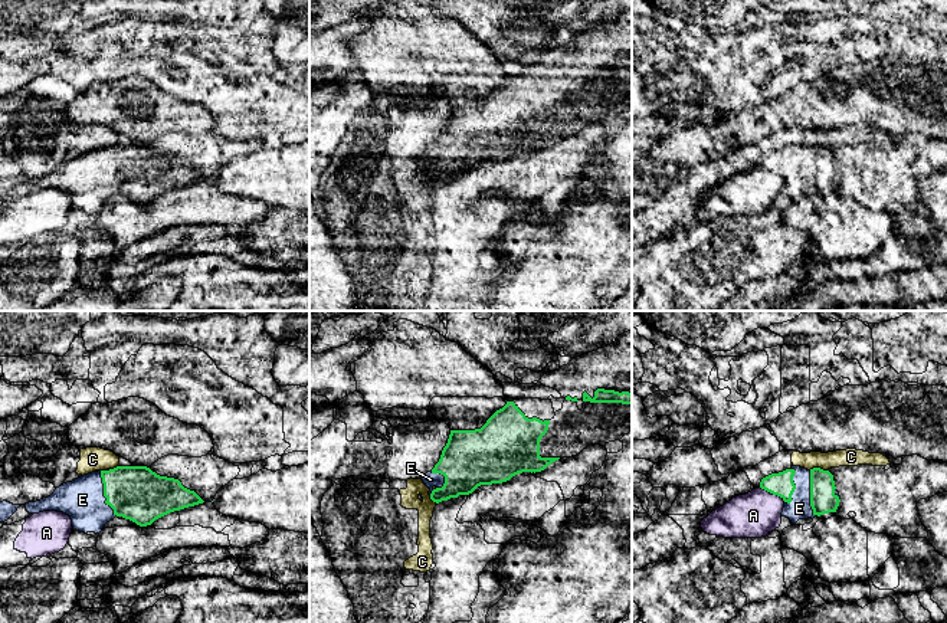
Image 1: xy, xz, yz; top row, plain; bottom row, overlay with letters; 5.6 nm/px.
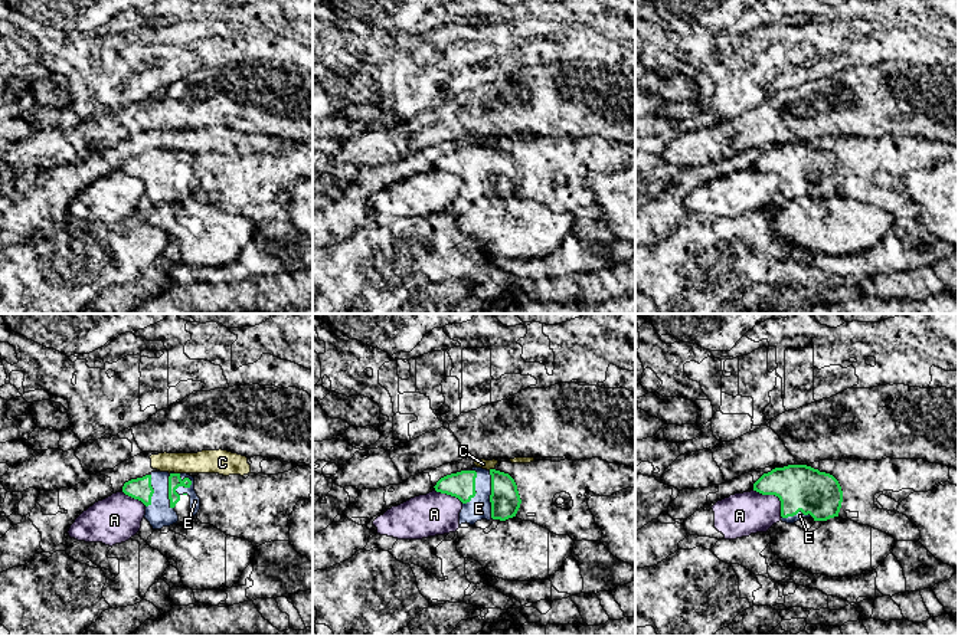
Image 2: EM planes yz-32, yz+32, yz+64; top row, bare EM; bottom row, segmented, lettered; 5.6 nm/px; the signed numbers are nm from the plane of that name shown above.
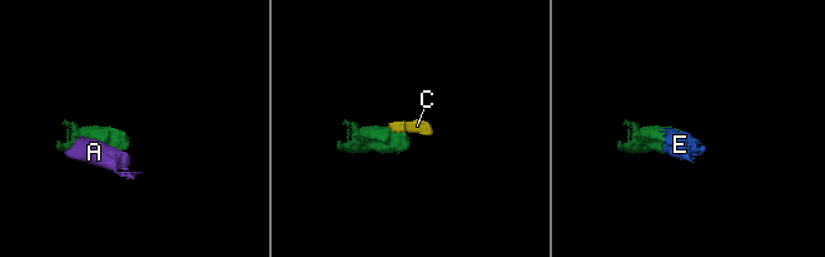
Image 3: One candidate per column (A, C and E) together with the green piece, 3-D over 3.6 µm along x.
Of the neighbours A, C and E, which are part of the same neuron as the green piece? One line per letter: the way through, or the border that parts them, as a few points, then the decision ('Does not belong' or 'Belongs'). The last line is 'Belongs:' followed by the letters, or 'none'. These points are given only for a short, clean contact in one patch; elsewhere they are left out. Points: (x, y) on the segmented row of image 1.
A: Does not belong
C: Boundary: yz (809, 469), (819, 468), (826, 471). Does not belong
E: Belongs
Belongs: E

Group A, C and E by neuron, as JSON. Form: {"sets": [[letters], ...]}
{"sets": [["A"], ["C"], ["E"]]}

